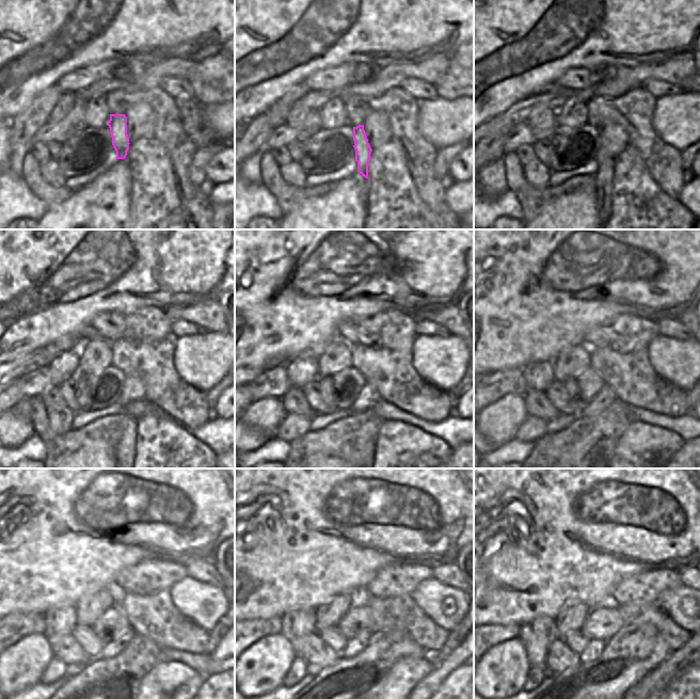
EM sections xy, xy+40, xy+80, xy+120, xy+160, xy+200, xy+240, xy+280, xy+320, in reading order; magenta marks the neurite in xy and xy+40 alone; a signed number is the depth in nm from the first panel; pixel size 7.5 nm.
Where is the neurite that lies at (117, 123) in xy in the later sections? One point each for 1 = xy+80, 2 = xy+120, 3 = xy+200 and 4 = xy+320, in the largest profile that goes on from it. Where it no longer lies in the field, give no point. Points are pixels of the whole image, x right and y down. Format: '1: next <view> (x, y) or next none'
1: next xy+80 (604, 163)
2: next xy+120 (125, 446)
3: next xy+200 (604, 446)
4: next xy+320 (614, 685)

